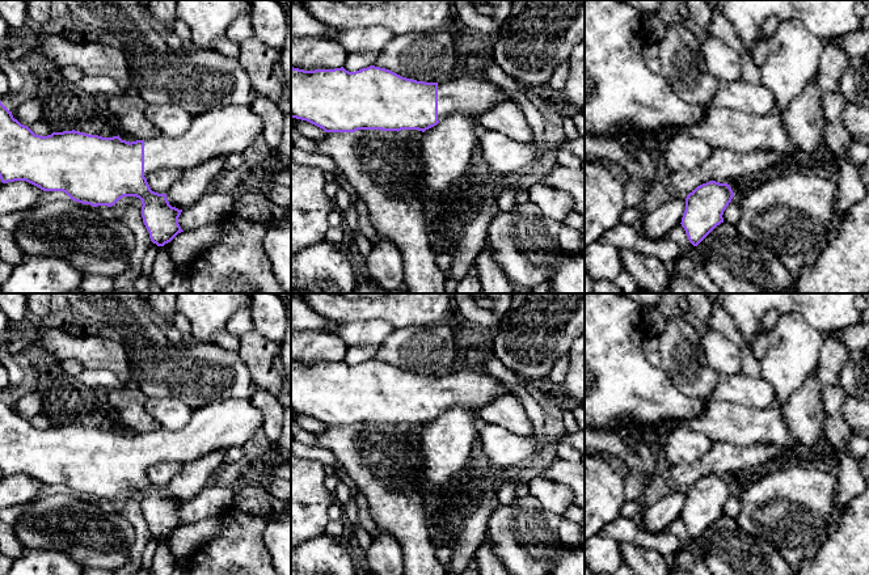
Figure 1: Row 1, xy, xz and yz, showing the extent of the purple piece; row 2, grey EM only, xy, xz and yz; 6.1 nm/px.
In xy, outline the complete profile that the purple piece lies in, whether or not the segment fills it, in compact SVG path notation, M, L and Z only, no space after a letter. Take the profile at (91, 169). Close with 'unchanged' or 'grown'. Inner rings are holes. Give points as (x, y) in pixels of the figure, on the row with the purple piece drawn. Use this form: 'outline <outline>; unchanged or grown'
outline M0 101L0 179L3 183L26 181L43 191L63 191L72 200L97 206L114 206L123 196L136 196L142 200L142 217L149 233L149 238L157 246L170 242L178 233L183 232L178 224L182 210L172 207L166 194L151 190L147 178L159 168L178 168L181 170L197 166L215 157L224 157L231 153L242 153L262 134L263 122L253 111L250 105L233 105L216 102L211 103L204 113L193 118L190 128L181 136L159 136L126 141L118 136L102 138L79 131L52 132L47 136L35 135L28 126L13 118Z; grown

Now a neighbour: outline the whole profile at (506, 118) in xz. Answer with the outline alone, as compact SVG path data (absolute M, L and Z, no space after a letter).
M507 100L481 113L476 124L480 130L497 131L522 143L532 143L533 134L519 106Z

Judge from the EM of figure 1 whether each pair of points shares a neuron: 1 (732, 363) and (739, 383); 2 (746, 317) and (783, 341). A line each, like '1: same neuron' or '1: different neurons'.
1: different neurons
2: different neurons

